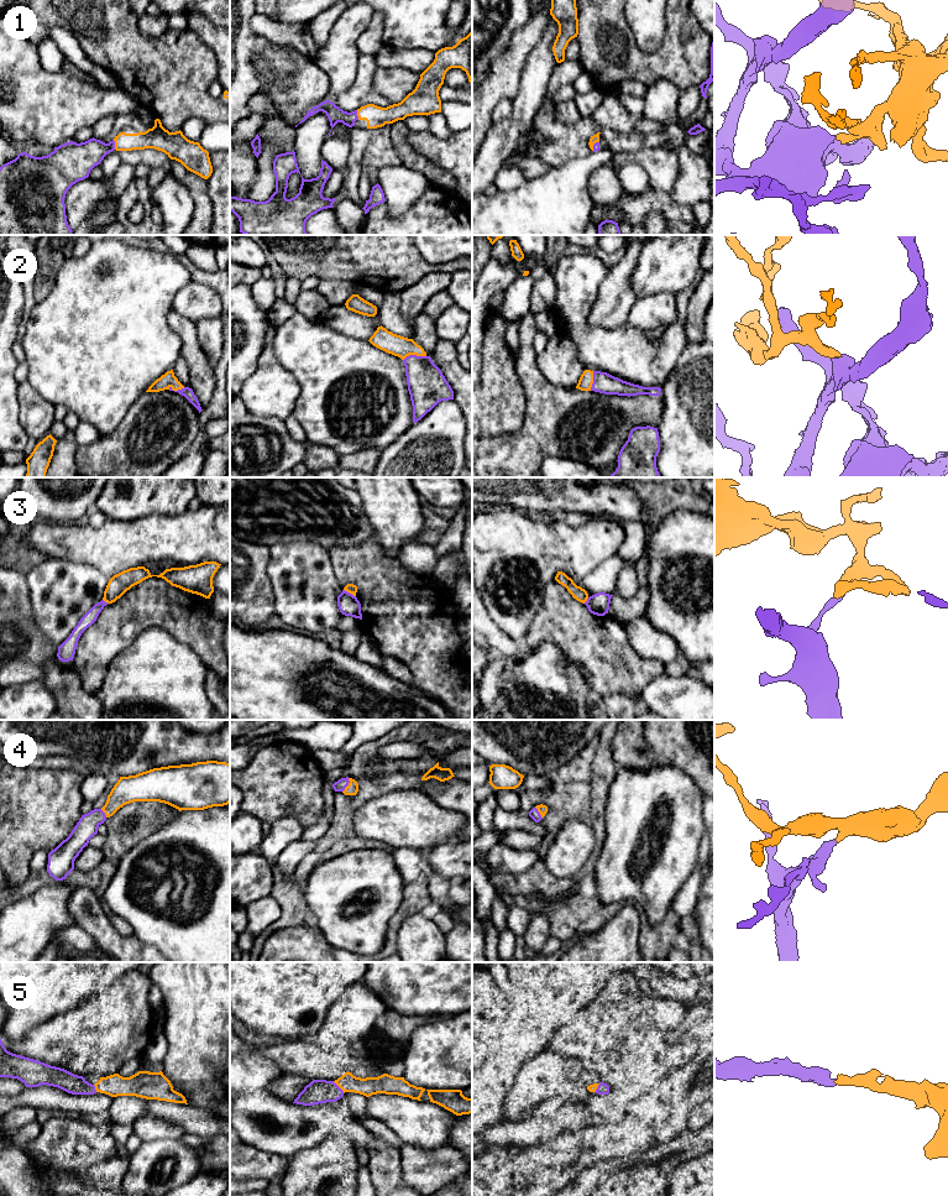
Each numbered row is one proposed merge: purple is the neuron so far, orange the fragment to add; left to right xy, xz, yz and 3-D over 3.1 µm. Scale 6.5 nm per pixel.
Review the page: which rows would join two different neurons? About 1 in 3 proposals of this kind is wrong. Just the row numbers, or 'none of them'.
3

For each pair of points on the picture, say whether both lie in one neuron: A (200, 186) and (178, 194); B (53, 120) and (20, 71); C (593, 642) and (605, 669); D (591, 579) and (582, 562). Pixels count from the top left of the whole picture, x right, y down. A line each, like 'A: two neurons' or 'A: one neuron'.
A: two neurons
B: one neuron
C: one neuron
D: two neurons

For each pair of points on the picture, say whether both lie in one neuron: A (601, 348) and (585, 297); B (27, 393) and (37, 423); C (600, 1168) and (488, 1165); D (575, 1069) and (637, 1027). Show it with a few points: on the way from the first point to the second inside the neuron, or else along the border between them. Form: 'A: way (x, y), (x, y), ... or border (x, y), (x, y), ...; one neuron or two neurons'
A: way (588, 335), (581, 328), (581, 309); one neuron
B: way (30, 401), (36, 416); one neuron
C: border (616, 1157), (597, 1161), (576, 1173); two neurons
D: border (565, 1060), (575, 1060), (581, 1069); two neurons

